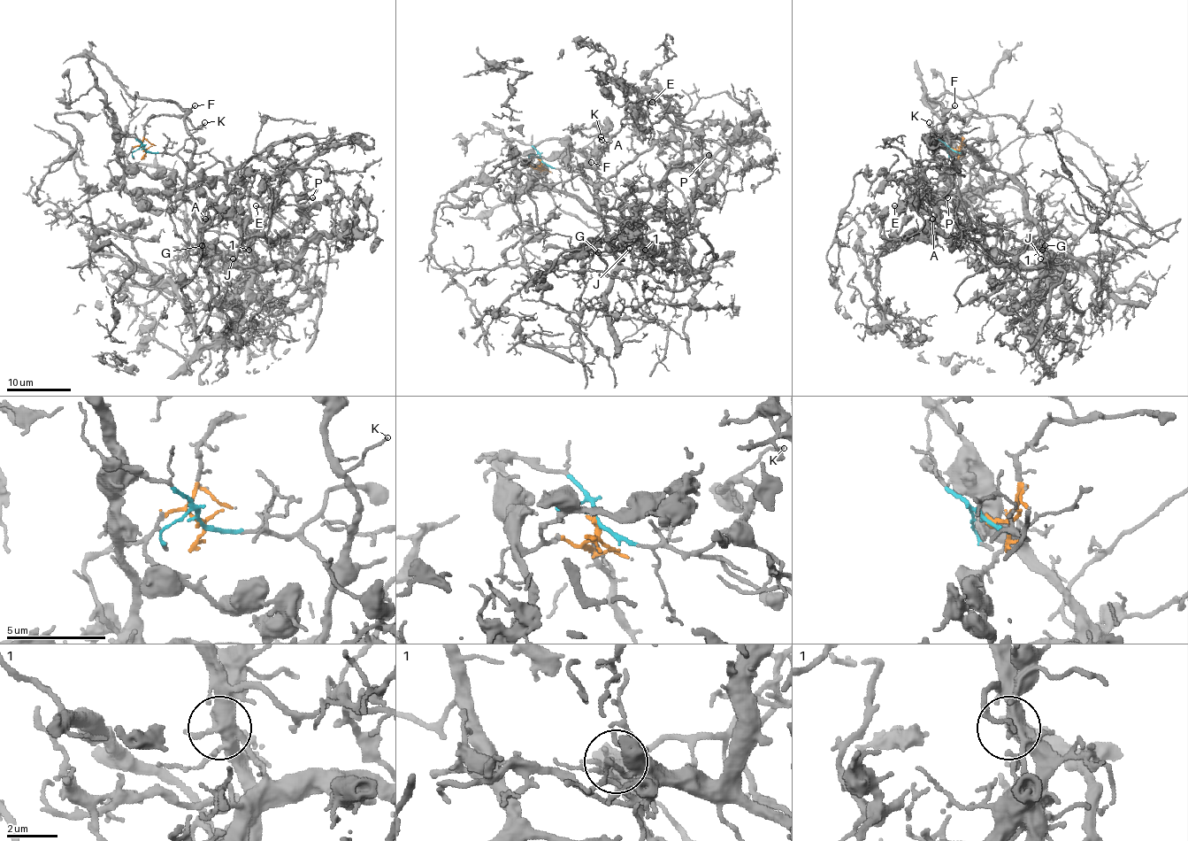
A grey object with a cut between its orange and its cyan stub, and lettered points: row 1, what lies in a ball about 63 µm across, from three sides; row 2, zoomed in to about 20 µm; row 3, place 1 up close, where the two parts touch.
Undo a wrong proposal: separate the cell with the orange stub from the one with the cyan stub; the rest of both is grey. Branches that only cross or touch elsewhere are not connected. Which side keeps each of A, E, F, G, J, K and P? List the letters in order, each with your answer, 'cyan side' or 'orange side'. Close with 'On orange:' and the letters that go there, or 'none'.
A: orange side
E: orange side
F: cyan side
G: orange side
J: orange side
K: cyan side
P: orange side
On orange: A, E, G, J, P

